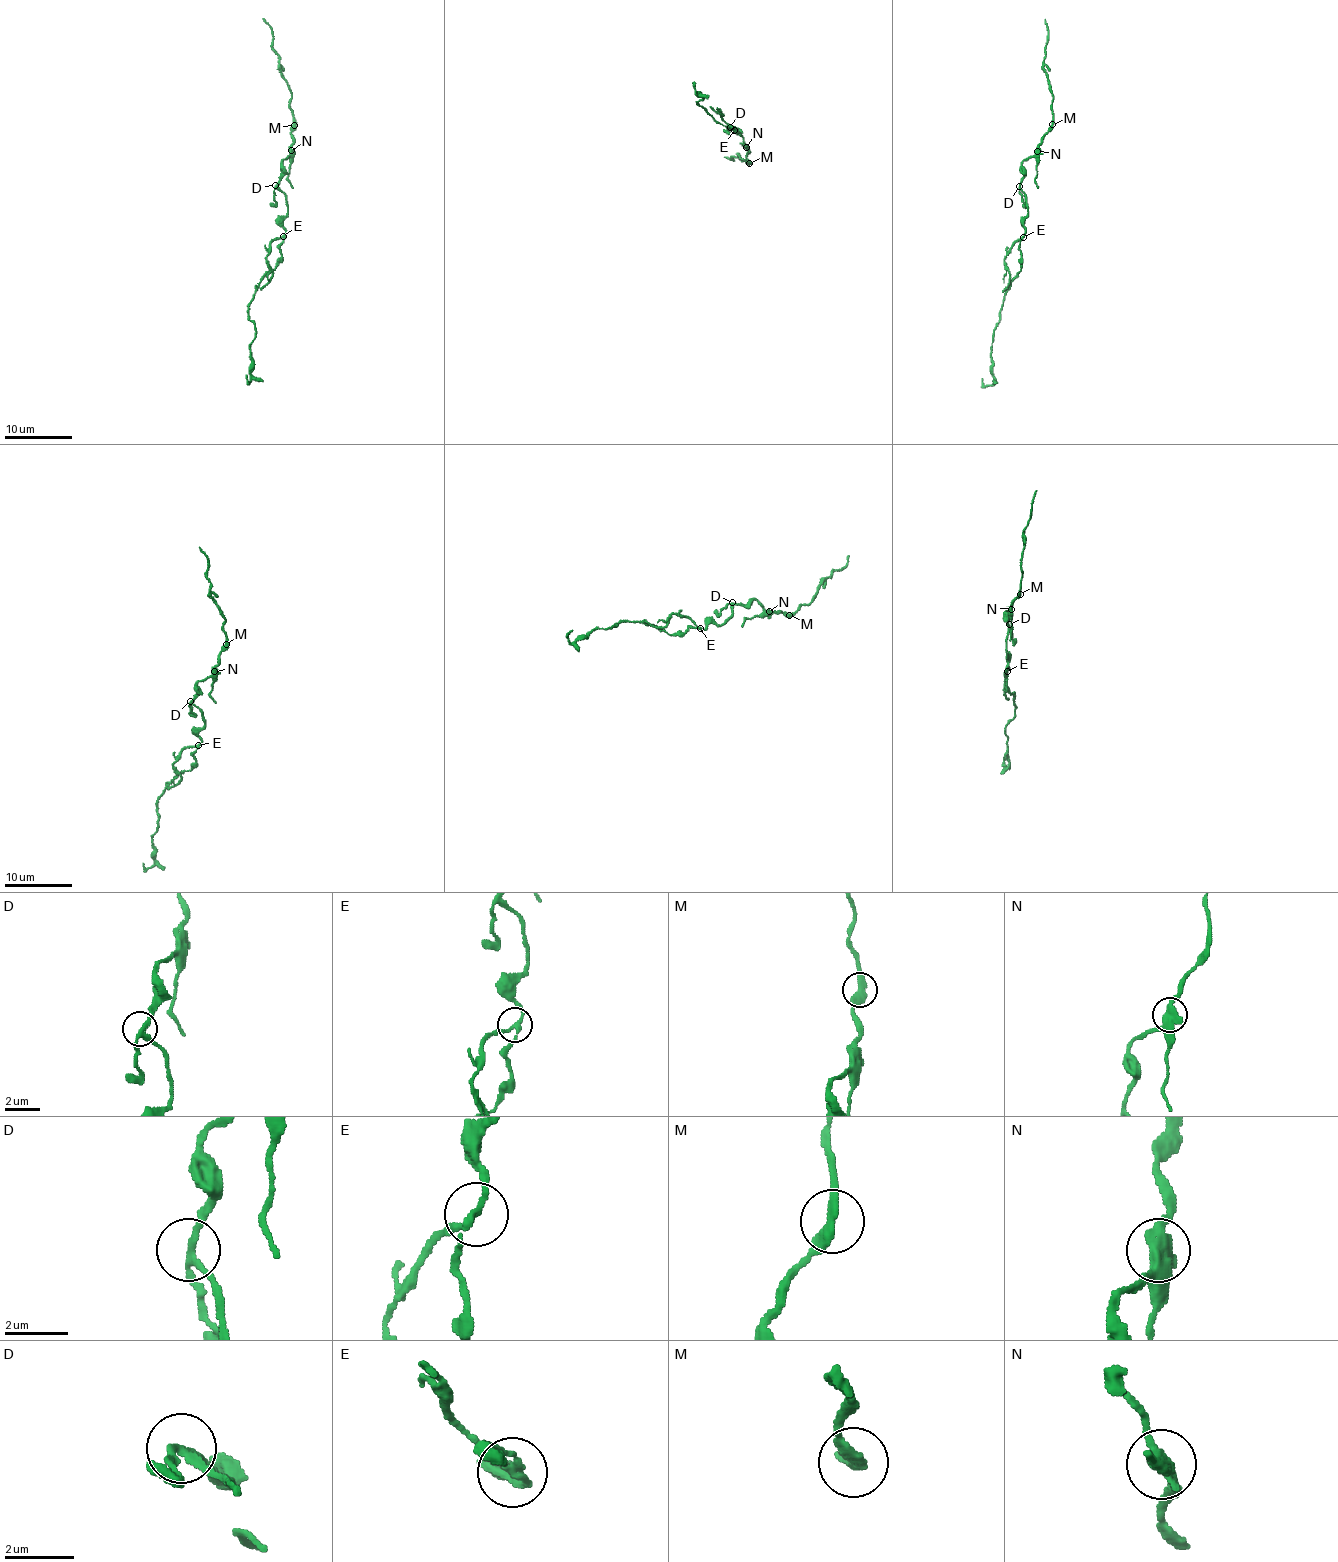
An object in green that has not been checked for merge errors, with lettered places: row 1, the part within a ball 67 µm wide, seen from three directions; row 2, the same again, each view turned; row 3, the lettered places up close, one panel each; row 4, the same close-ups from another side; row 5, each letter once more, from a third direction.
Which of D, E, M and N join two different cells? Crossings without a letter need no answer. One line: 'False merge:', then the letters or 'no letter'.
False merge: E, N

